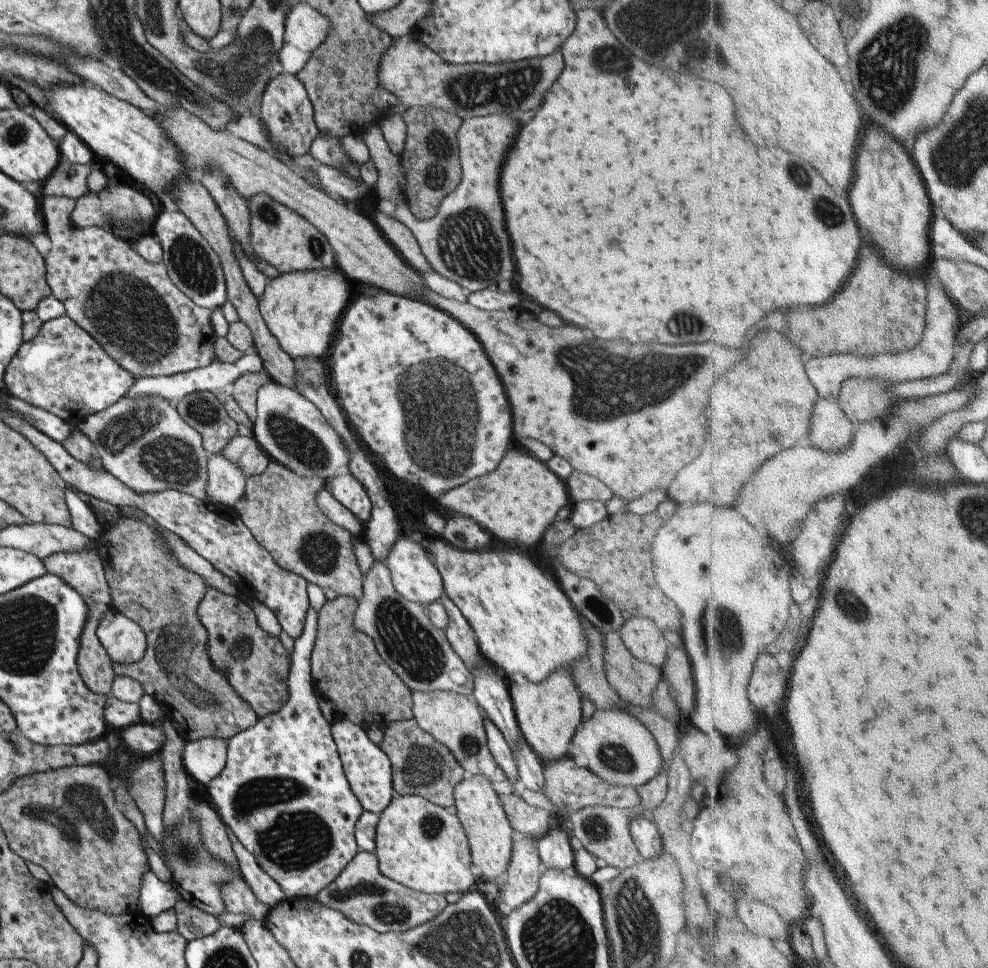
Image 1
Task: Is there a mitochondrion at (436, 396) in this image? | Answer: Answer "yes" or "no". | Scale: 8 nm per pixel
yes

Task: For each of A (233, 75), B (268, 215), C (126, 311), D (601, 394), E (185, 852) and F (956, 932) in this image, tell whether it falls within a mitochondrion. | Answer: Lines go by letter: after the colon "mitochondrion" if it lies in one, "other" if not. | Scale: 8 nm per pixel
A: mitochondrion
B: mitochondrion
C: mitochondrion
D: mitochondrion
E: mitochondrion
F: other

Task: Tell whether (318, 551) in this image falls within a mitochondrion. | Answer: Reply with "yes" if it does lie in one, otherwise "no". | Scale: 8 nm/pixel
yes

